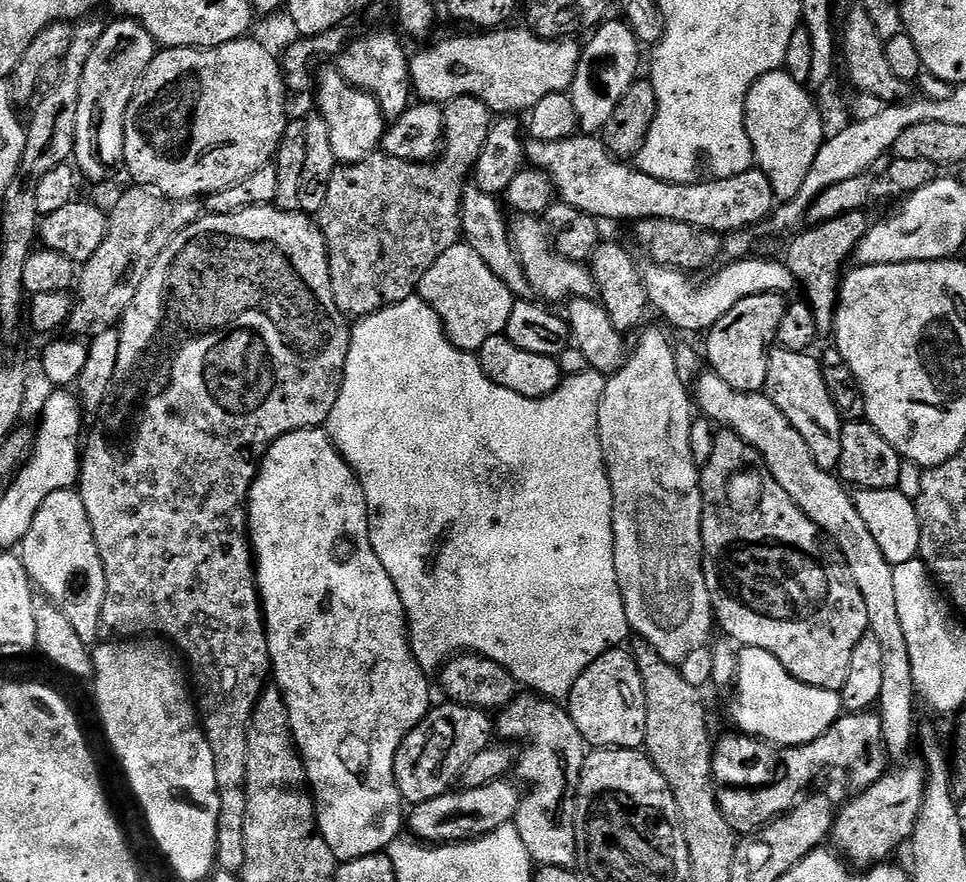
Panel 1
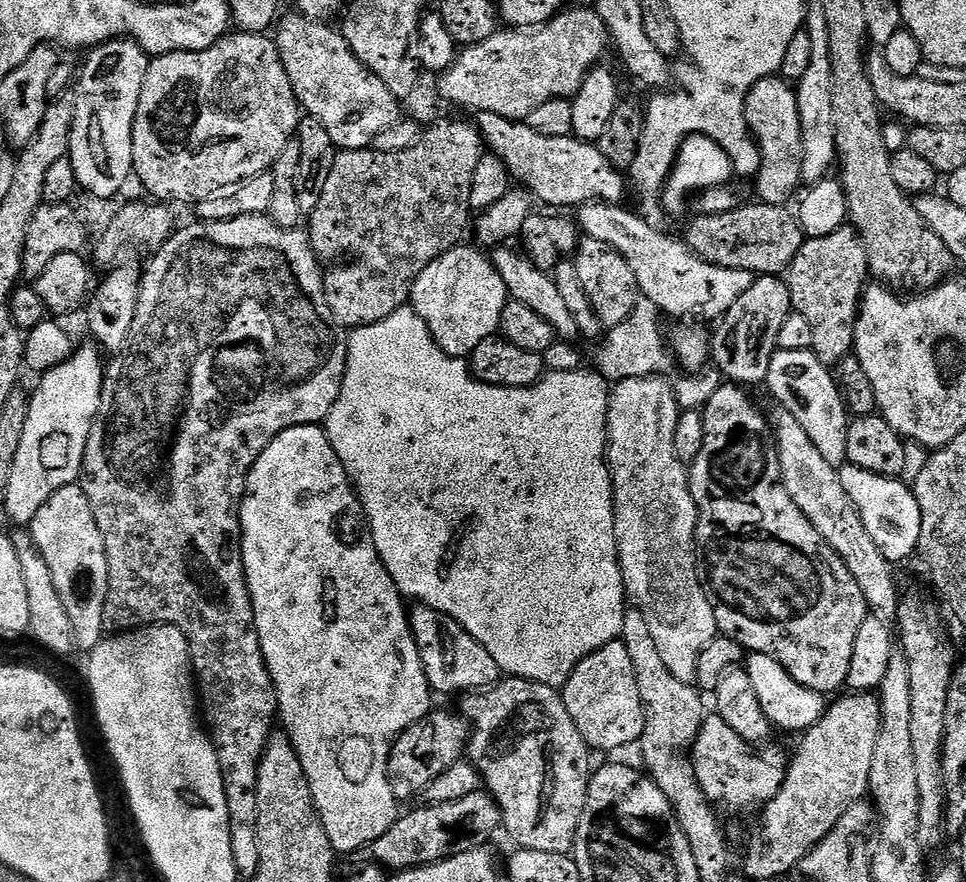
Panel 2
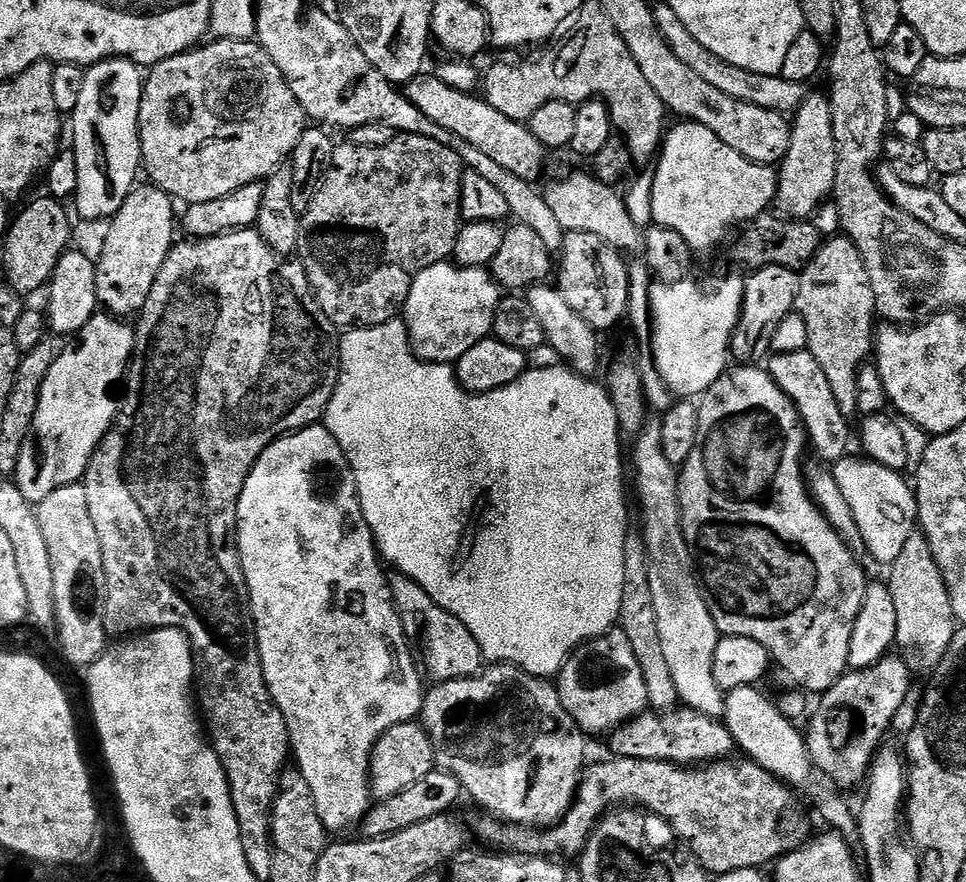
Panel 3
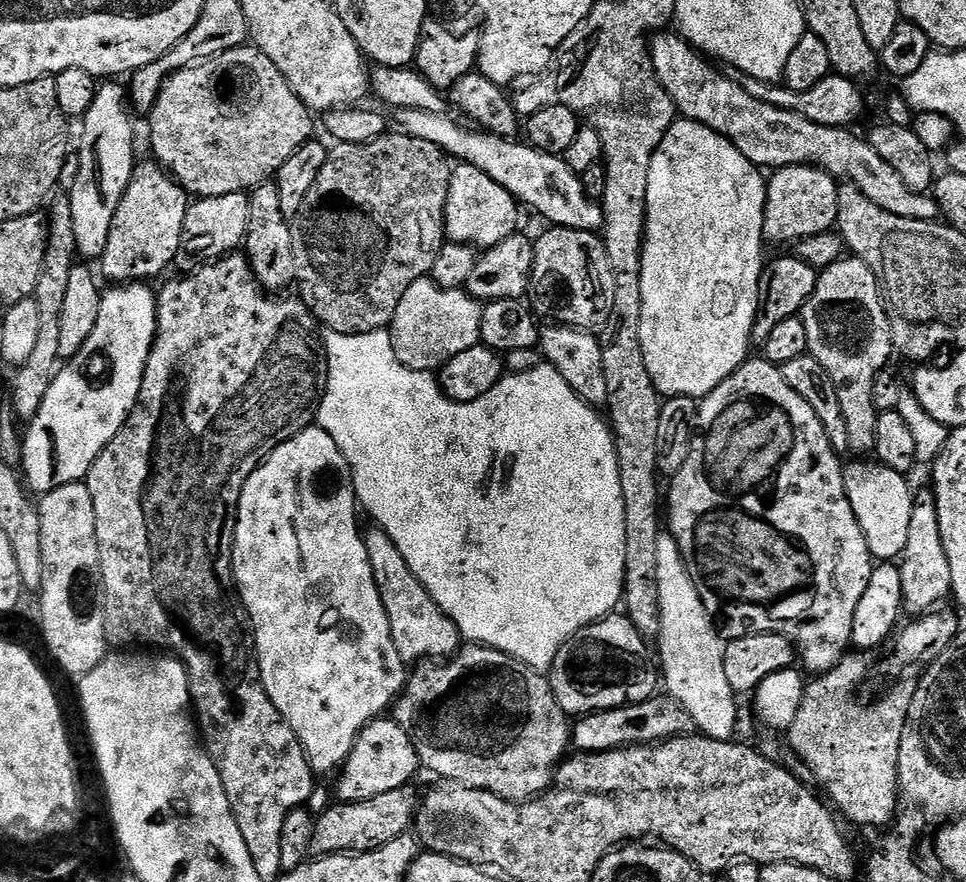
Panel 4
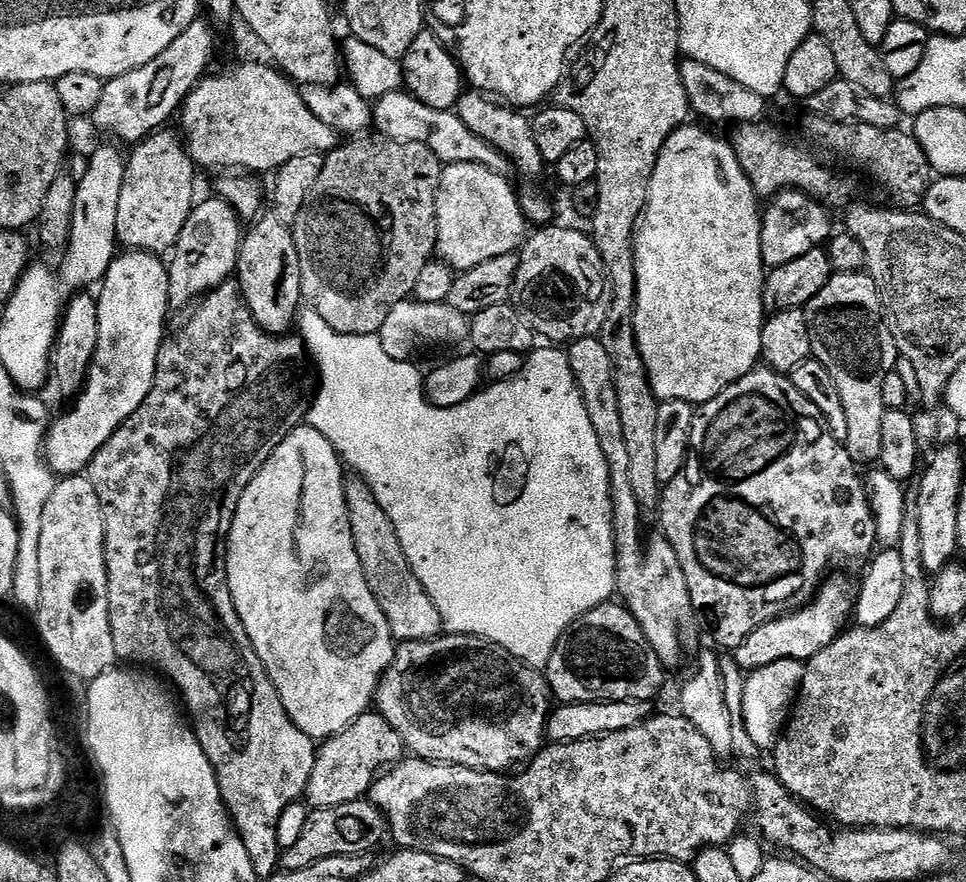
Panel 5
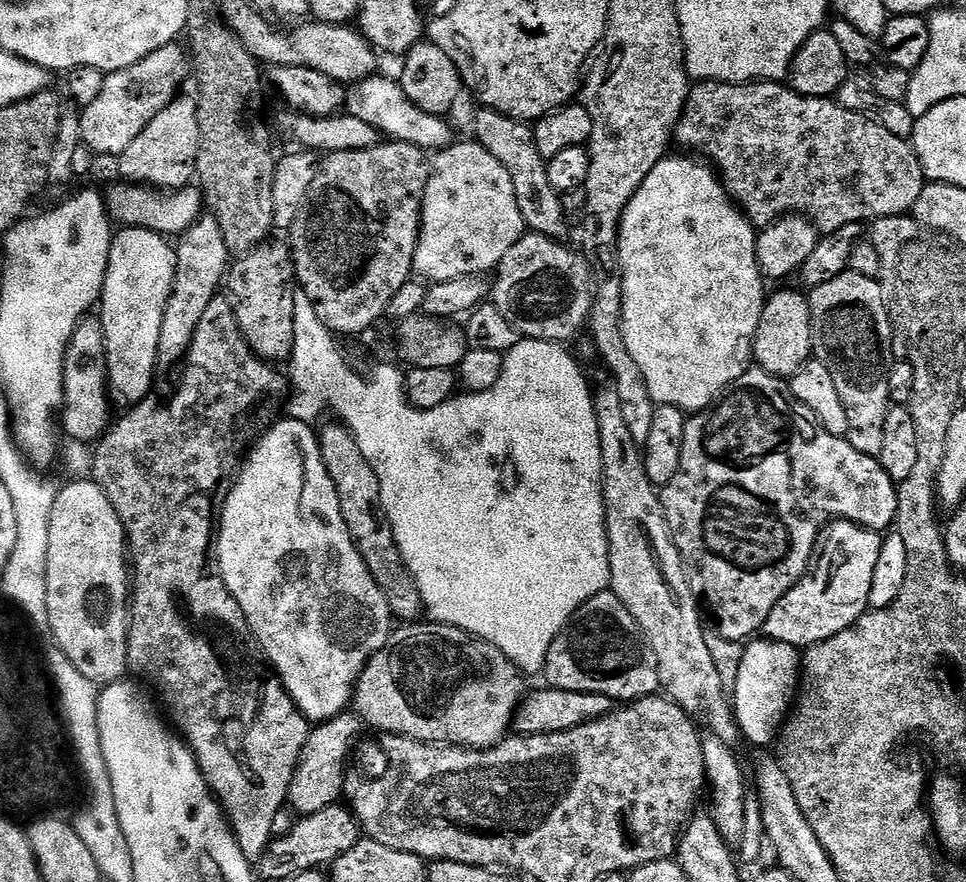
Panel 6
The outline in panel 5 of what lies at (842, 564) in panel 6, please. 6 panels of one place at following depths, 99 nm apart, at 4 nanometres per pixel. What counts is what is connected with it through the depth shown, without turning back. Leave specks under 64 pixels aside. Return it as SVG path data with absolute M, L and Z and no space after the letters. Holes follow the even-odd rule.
M829 575L820 585L820 591L812 601L805 604L798 612L789 612L777 620L758 626L734 649L738 666L745 673L758 670L762 666L770 666L770 662L783 660L799 660L806 662L818 654L818 650L826 650L830 642L840 637L840 633L849 627L856 611L858 588L844 576ZM849 620L849 621L848 621Z

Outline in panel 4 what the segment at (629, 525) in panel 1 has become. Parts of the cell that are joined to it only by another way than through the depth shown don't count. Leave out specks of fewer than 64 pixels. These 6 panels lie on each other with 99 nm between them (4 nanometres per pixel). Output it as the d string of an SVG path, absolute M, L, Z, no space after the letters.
M661 534L658 538L658 602L660 603L660 652L658 648L658 668L662 673L662 684L667 695L673 696L690 714L695 731L715 740L730 740L737 734L736 719L740 712L736 709L736 693L726 679L724 645L720 629L712 615L706 610L690 578L690 570L678 550L678 542L671 534Z

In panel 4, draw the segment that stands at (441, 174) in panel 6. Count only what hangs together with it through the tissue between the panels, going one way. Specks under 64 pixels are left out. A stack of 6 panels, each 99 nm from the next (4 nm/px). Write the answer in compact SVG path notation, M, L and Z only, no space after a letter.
M457 163L450 178L450 194L446 198L446 236L454 244L470 244L477 250L498 246L506 238L517 235L521 205L490 174L469 164Z

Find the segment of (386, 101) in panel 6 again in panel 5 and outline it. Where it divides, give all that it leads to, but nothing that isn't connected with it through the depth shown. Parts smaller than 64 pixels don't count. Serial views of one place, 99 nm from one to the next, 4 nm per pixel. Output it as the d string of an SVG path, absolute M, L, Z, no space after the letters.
M401 90L394 94L386 94L386 98L375 101L374 128L377 133L394 142L418 142L422 146L430 146L441 164L461 164L474 162L494 170L499 176L508 176L513 171L509 160L503 156L493 144L488 144L462 118L456 116L455 111L434 110L434 106L426 106L418 102L411 92Z

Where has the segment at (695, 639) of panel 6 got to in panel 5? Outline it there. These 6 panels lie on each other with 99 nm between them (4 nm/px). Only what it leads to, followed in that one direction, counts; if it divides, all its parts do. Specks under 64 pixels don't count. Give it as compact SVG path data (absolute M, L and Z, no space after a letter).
M587 336L581 340L573 340L567 345L570 370L574 370L574 378L578 390L584 399L586 410L590 414L590 422L594 426L594 434L598 434L598 446L602 446L602 455L606 458L606 466L610 470L610 490L612 491L612 529L616 539L616 592L628 613L642 626L646 634L646 642L658 654L665 669L672 670L680 664L684 656L684 631L694 617L690 590L686 586L686 574L682 570L682 562L678 562L678 554L674 554L674 546L665 540L663 535L655 534L644 544L644 520L638 498L634 498L634 490L630 482L630 458L623 437L622 417L618 411L618 394L614 390L614 378L610 366L610 354L606 354L606 346L602 346L599 338Z

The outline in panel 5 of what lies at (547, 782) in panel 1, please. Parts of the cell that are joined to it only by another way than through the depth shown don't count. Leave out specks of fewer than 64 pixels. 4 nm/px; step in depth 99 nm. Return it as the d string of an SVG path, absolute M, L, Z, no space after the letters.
M455 634L401 643L392 665L376 687L374 701L375 711L382 713L386 722L398 730L405 749L413 757L433 760L435 764L457 764L501 774L527 764L545 747L548 714L553 707L552 690L548 687L547 675L541 669L528 667L489 640Z

